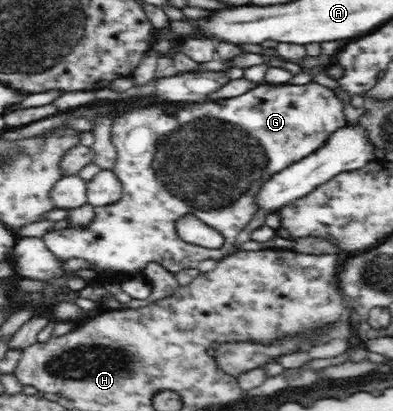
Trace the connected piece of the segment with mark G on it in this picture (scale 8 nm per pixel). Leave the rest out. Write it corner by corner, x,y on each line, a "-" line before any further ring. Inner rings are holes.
311,83
311,85
265,84
255,87
253,91
249,91
249,93
245,93
245,95
233,97
233,99
219,99
219,101
211,101
211,103
209,103
209,101
169,102
139,109
130,108
127,111
129,111
129,113
123,113
123,115
119,115
119,117
115,117
115,119
108,120
111,129
110,139
117,154
111,171
119,178
122,185
122,196
120,200
113,205
94,207
95,217
86,227
50,230
41,237
48,249
54,253
54,256
58,257
59,260
65,262
67,259
71,259
71,257
77,257
77,259
85,259
85,261
89,261
91,265
95,265
95,269
101,273
103,281
115,281
115,277
111,277
111,273
113,273
113,275
125,275
125,273
127,273
127,275
135,275
135,273
141,273
141,271
145,269
145,265
151,263
151,261
161,263
161,265
163,265
167,271
171,271
171,273
177,273
177,271
187,269
187,267
193,267
193,269
195,269
197,263
203,261
203,259
221,260
225,256
235,253
237,250
235,246
237,233
251,221
253,213
258,210
254,209
255,203
253,199
255,199
259,187
261,187
263,183
266,183
271,175
275,175
275,173
290,167
304,157
315,153
320,147
325,145
325,142
333,133
346,125
345,116
343,114
343,100
338,97
337,92
329,87
313,83
-
187,214
195,215
195,217
198,217
203,223
209,225
209,227
217,229
224,237
223,247
219,247
219,249
207,249
206,247
187,245
187,243
183,242
175,231
175,223
180,217

